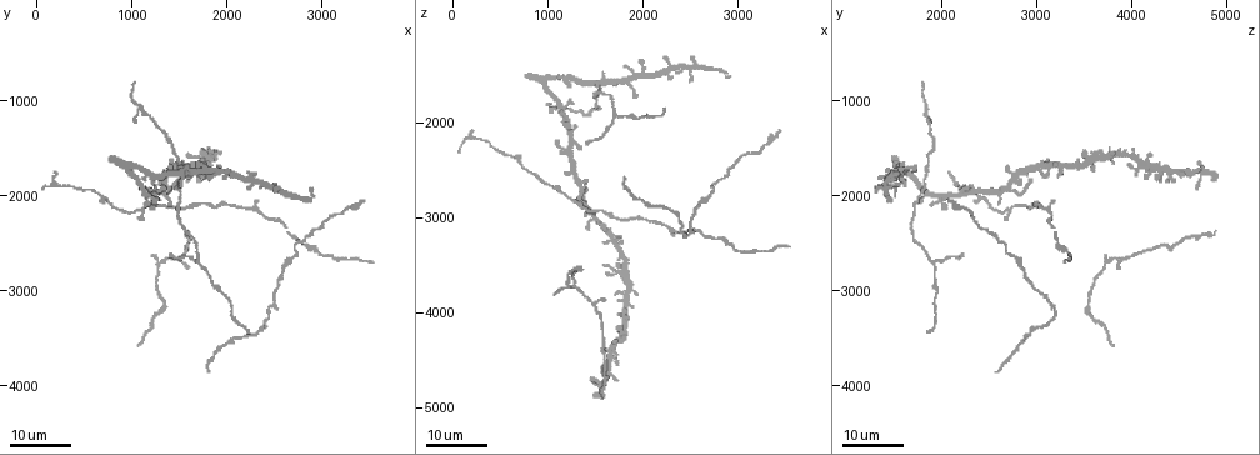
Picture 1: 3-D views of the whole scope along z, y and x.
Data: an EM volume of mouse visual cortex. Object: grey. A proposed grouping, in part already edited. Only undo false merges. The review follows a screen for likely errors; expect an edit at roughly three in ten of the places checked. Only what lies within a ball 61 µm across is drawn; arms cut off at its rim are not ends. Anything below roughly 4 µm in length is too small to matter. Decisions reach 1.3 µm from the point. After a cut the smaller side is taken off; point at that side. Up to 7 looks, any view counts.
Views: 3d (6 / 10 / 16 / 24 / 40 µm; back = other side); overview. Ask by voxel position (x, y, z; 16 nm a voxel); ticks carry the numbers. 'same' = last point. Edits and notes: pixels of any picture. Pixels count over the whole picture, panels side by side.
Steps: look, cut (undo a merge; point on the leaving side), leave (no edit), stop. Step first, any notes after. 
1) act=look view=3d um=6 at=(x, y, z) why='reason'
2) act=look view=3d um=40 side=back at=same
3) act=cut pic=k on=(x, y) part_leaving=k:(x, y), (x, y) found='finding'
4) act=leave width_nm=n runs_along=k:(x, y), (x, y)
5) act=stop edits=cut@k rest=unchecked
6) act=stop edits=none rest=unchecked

act=look view=3d um=24 at=(1360, 1940, 2740)

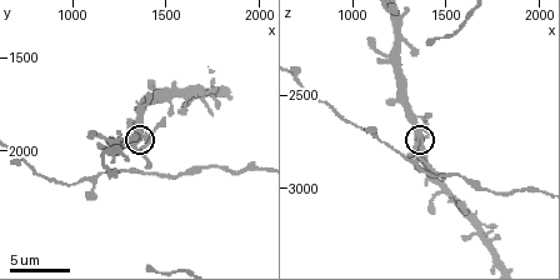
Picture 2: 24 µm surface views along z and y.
act=look view=3d um=10 at=same

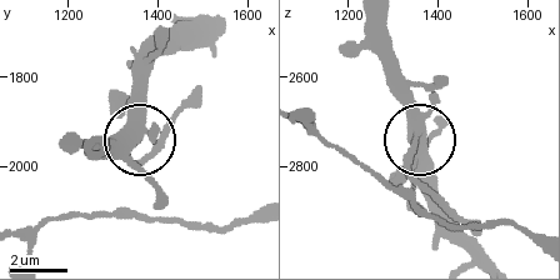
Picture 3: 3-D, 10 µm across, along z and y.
act=leave width_nm=300 found='continuous, no second neuron'

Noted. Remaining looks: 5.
act=look view=3d um=24 at=(1280, 2700, 3760) why='side arm on a straight run'

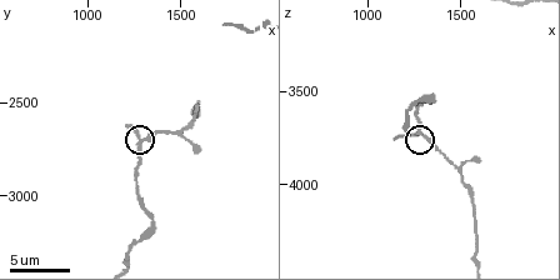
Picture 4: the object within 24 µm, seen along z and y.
act=look view=3d um=10 at=(1280, 2720, 3740)

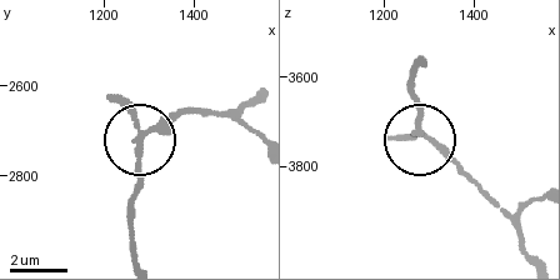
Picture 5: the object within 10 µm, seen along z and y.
act=cut pic=5 on=(174, 120) part_leaving=5:(146, 133), (165, 130), (194, 111), (238, 111), (256, 91) found='a second neuron is stuck on'

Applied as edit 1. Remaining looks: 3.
act=look view=overview why='see it whole again'

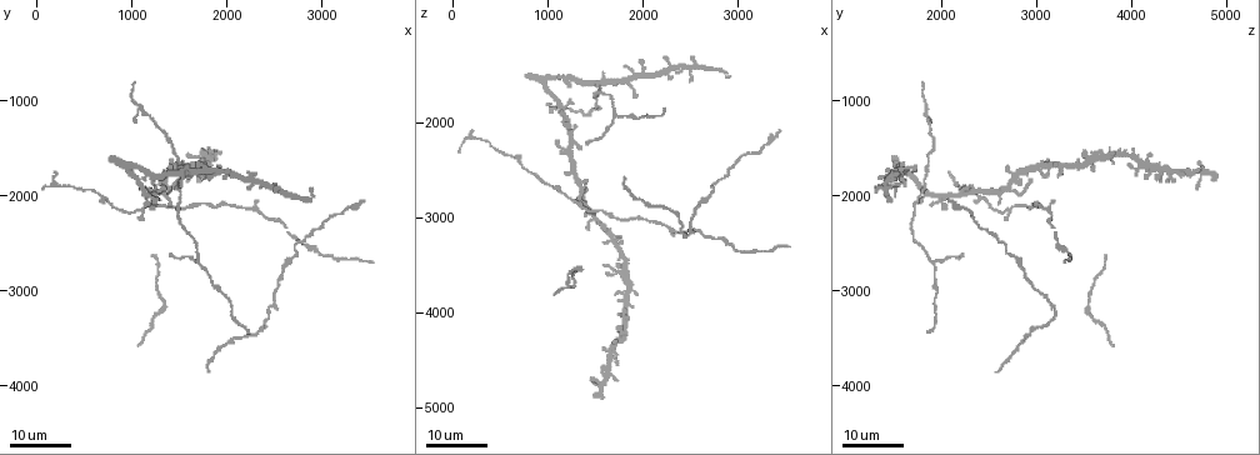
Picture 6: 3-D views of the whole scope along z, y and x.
act=look view=3d um=24 at=(1700, 2720, 1900) why='three-way junction'

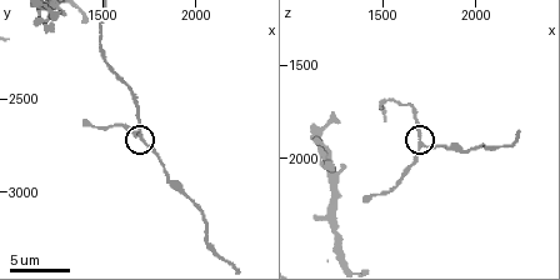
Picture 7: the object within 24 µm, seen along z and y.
act=look view=3d um=6 at=(1700, 2720, 1940) why='zoom in'

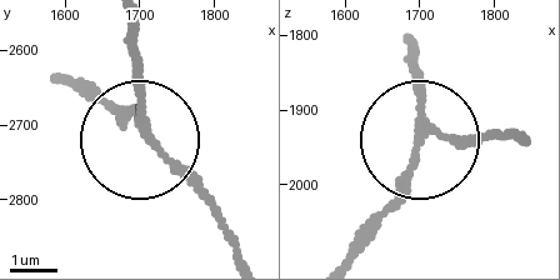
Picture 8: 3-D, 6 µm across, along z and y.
act=leave side_arm_um=8 runs_along=8:(133, 20), (144, 131), (88, 91) found='continuous, no second neuron'

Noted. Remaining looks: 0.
act=stop edits=cut@5 rest=unchecked

